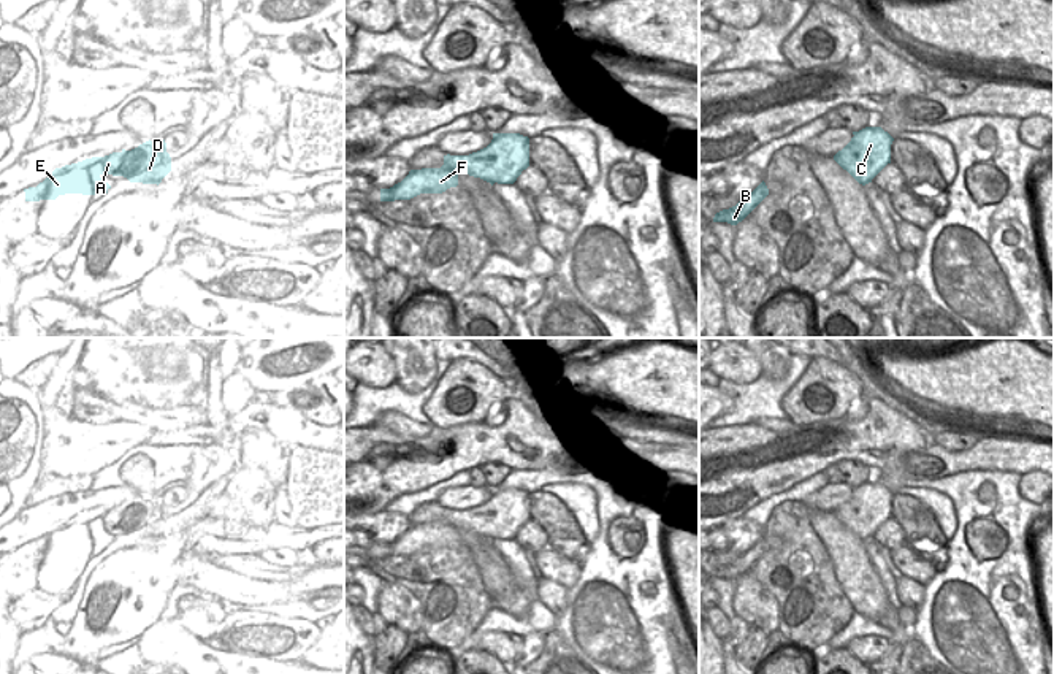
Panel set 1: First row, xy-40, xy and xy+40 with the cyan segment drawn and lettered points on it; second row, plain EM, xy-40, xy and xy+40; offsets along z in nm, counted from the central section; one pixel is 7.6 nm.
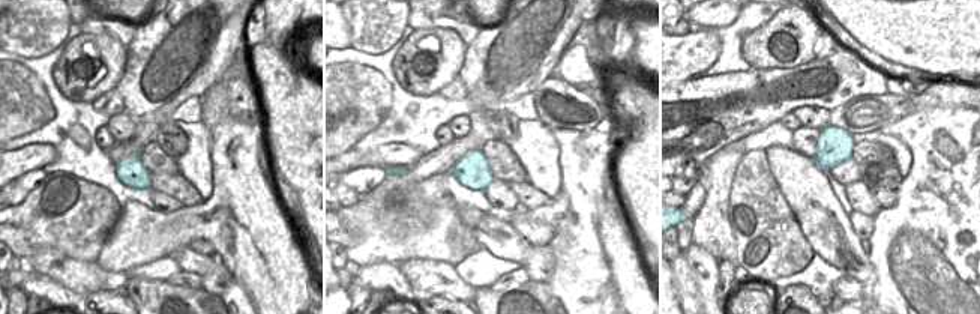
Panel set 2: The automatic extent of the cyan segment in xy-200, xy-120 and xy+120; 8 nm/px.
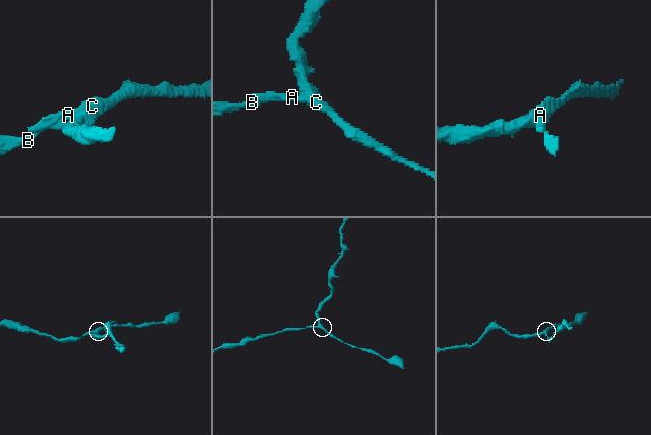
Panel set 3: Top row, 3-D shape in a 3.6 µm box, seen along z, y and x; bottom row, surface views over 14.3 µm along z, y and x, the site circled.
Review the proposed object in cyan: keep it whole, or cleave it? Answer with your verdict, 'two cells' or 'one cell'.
two cells

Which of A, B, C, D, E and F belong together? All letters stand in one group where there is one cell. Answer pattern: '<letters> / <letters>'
A B E F / C D

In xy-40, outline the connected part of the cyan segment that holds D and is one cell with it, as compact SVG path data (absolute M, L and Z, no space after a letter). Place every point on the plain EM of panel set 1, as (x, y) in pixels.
M152 495L151 504L139 515L128 514L127 534L130 538L160 539L171 527L171 512L165 495Z

